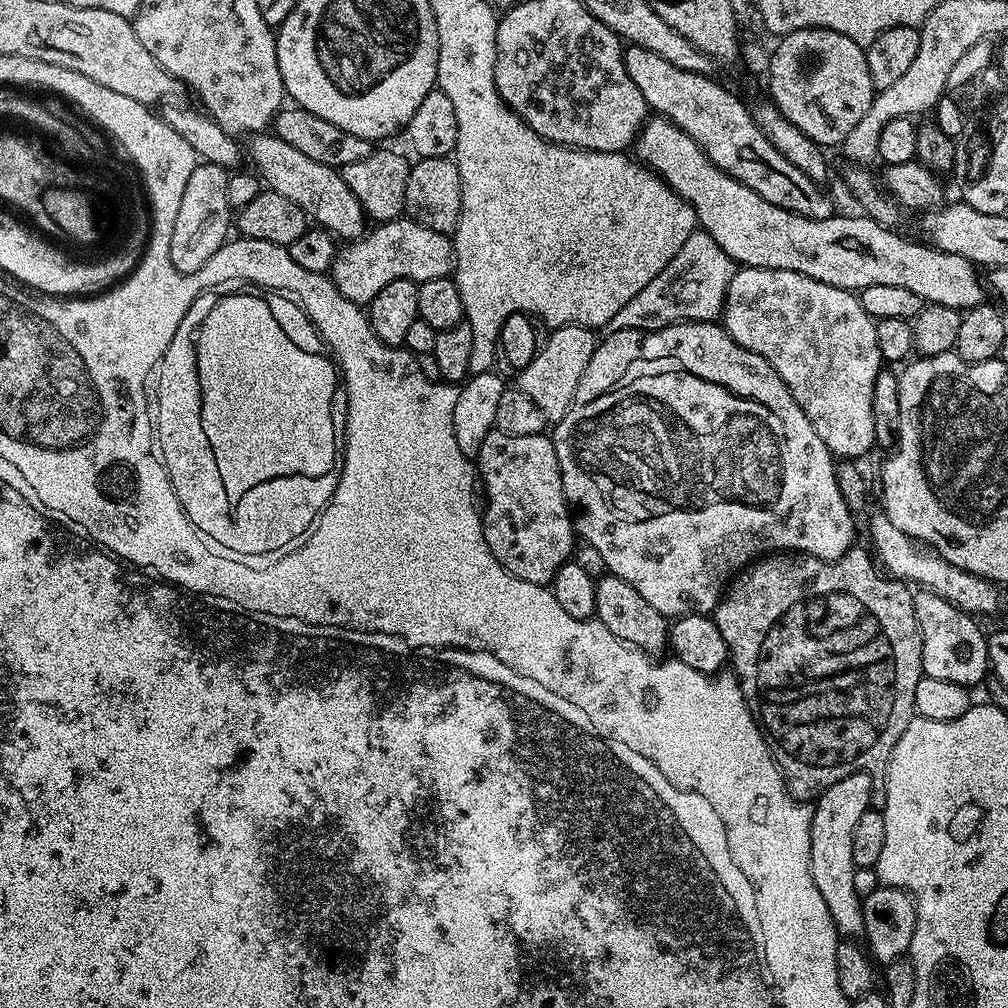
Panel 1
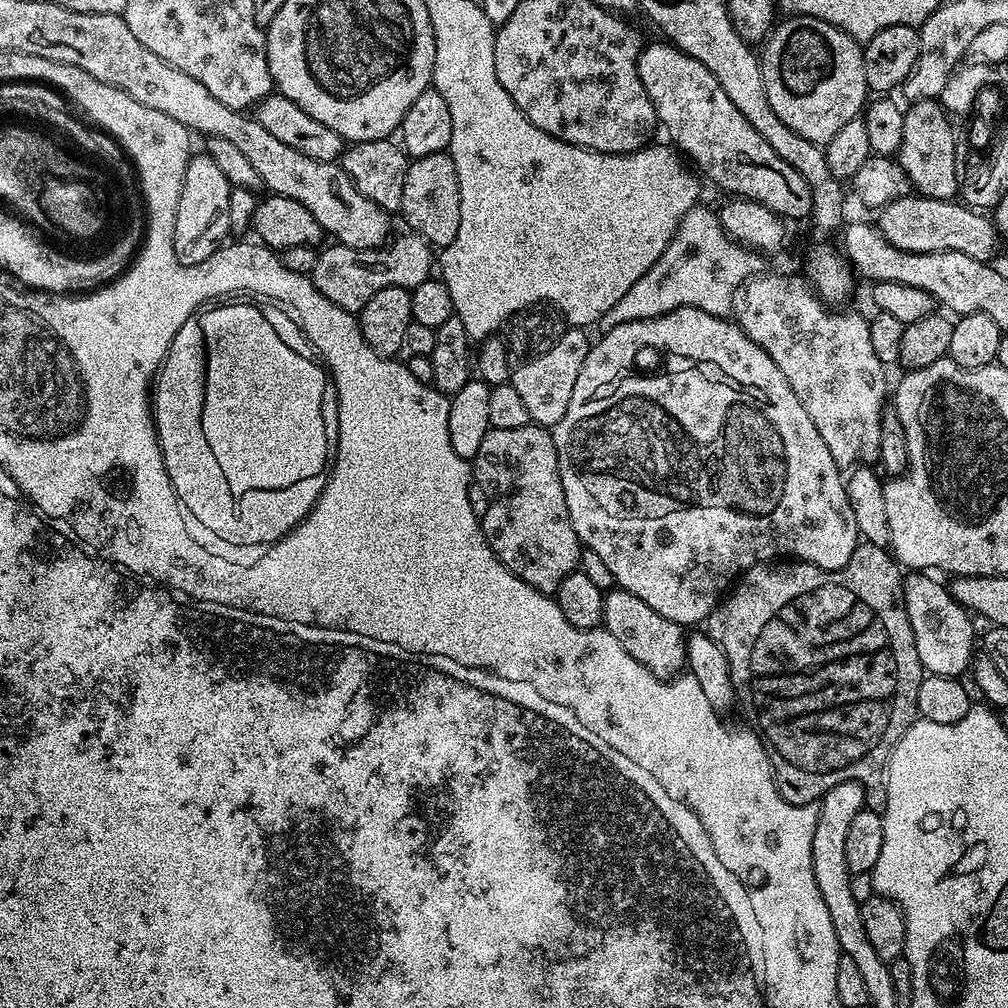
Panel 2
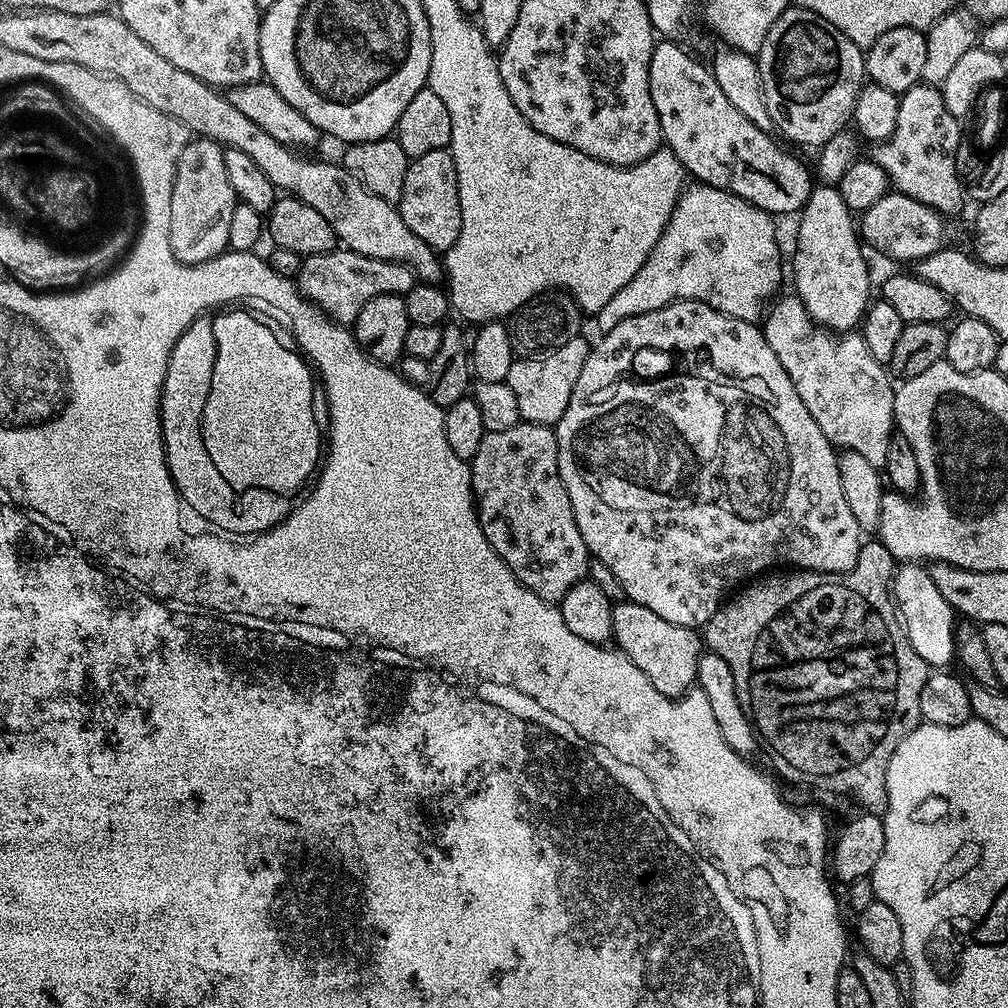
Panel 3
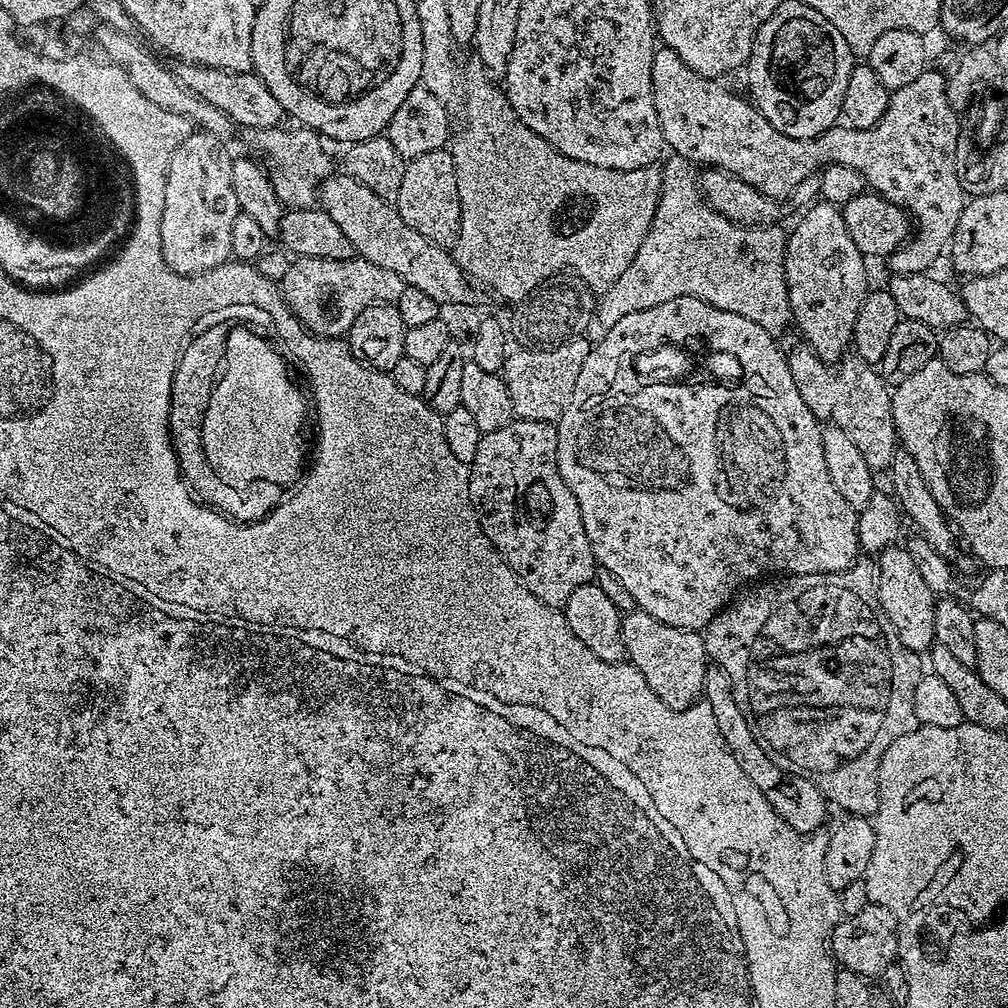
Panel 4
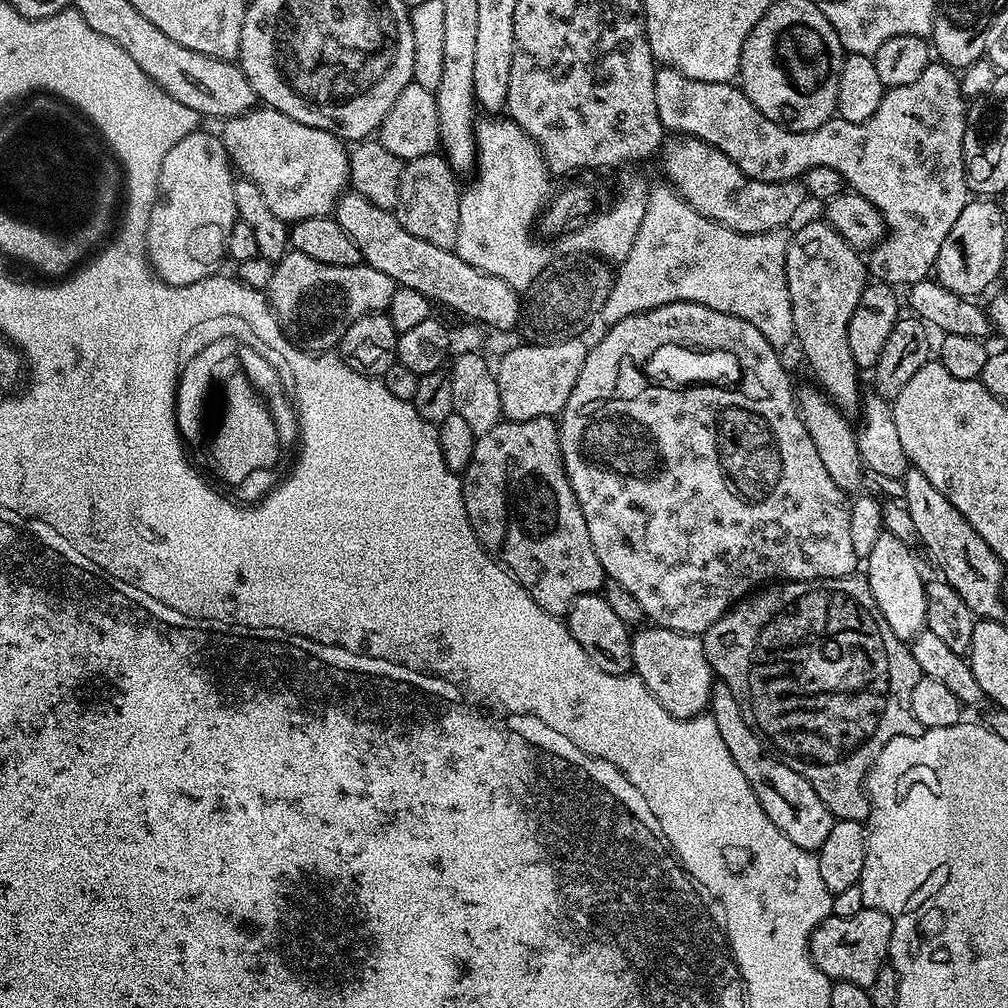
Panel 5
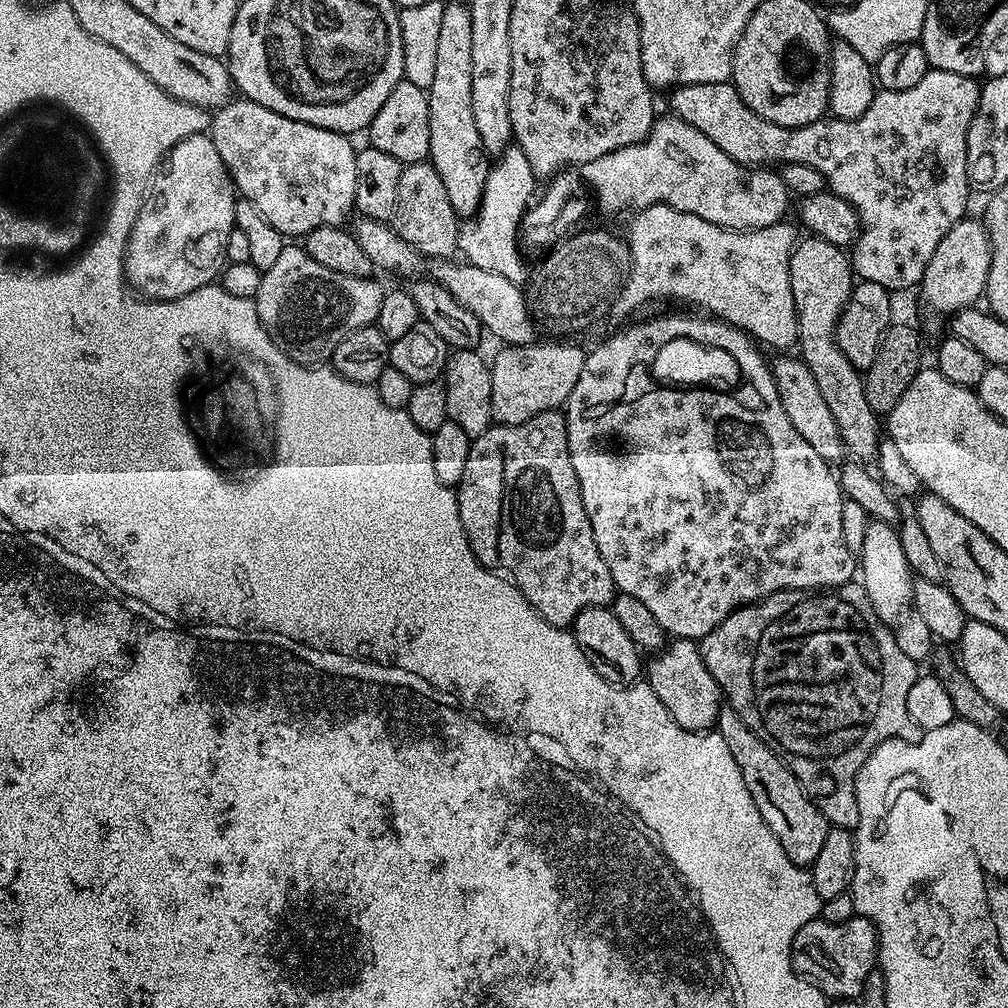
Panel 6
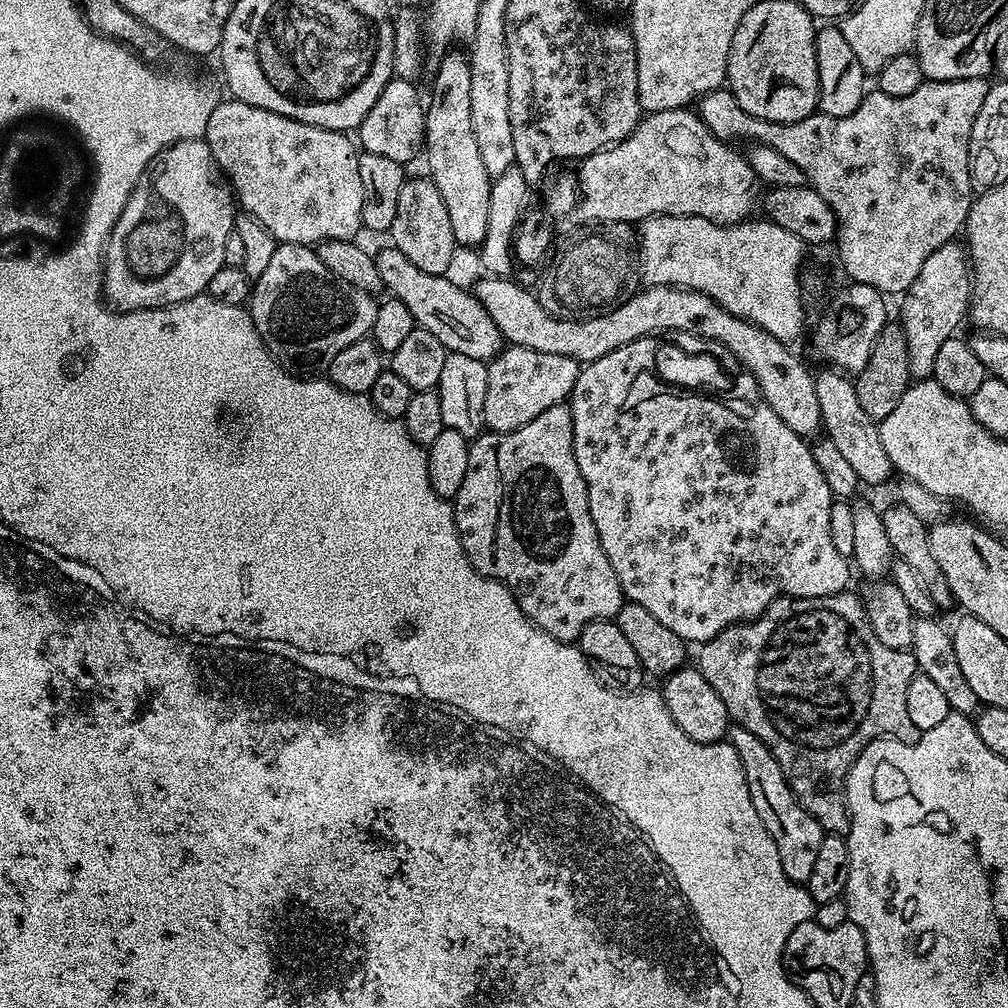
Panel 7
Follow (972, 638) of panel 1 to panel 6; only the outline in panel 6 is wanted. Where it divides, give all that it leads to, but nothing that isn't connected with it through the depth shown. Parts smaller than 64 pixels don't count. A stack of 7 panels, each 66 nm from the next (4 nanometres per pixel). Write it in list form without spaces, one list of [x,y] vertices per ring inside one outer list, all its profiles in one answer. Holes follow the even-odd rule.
[[[869,519],[858,555],[858,576],[881,620],[896,622],[909,611],[912,604],[914,573],[908,566],[900,533],[893,525]]]

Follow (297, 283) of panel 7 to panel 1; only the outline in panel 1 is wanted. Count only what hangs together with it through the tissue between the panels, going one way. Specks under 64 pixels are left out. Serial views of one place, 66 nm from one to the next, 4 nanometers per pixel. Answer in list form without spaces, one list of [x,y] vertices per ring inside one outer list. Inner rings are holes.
[[[401,218],[386,220],[358,240],[345,243],[339,249],[330,269],[334,286],[350,302],[367,306],[378,294],[378,290],[390,286],[390,282],[414,280],[417,284],[430,278],[447,276],[454,268],[454,244],[445,233],[430,230],[418,222]]]

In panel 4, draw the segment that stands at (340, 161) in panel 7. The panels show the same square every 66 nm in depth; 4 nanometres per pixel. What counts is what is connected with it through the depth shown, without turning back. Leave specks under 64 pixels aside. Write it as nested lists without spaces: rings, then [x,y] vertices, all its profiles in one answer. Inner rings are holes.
[[[303,126],[284,127],[259,129],[255,133],[256,148],[264,155],[263,163],[269,179],[272,180],[274,194],[285,209],[311,208],[317,203],[321,184],[333,175],[332,160],[324,149],[325,141],[320,133]]]

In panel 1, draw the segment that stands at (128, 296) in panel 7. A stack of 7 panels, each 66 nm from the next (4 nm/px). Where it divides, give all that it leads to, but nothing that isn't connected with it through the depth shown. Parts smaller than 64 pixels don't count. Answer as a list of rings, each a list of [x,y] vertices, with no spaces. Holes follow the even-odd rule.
[[[207,162],[197,163],[194,174],[190,174],[190,182],[186,182],[186,190],[182,193],[182,206],[178,206],[178,218],[174,218],[174,230],[170,234],[170,238],[167,241],[167,244],[170,246],[170,263],[173,264],[179,272],[192,272],[198,270],[202,266],[205,266],[211,256],[214,255],[214,253],[229,239],[230,234],[228,234],[228,228],[230,232],[230,225],[234,220],[234,208],[228,199],[228,195],[226,194],[228,178],[229,173],[222,166]]]

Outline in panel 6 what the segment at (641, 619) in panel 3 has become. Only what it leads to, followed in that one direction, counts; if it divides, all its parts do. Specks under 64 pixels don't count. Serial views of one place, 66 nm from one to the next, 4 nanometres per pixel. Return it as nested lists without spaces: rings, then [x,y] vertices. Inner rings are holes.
[[[673,639],[653,655],[646,664],[646,683],[658,694],[658,702],[666,706],[668,719],[682,730],[707,732],[715,725],[722,707],[722,693],[714,674],[702,662],[700,645],[694,640]]]

